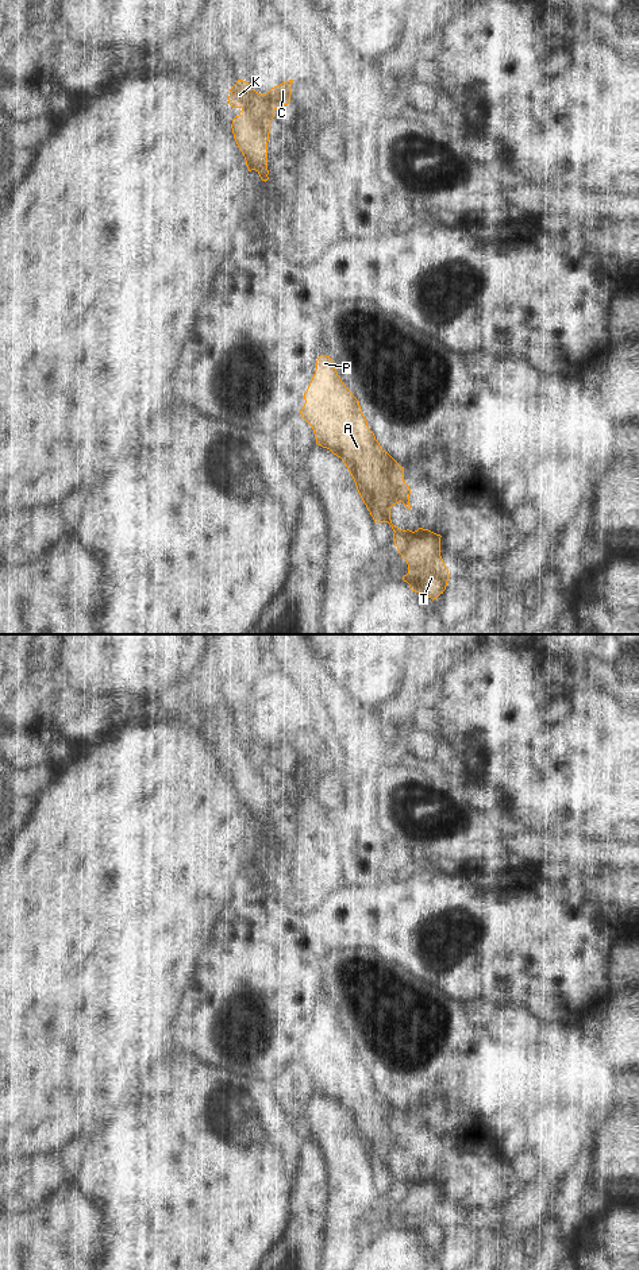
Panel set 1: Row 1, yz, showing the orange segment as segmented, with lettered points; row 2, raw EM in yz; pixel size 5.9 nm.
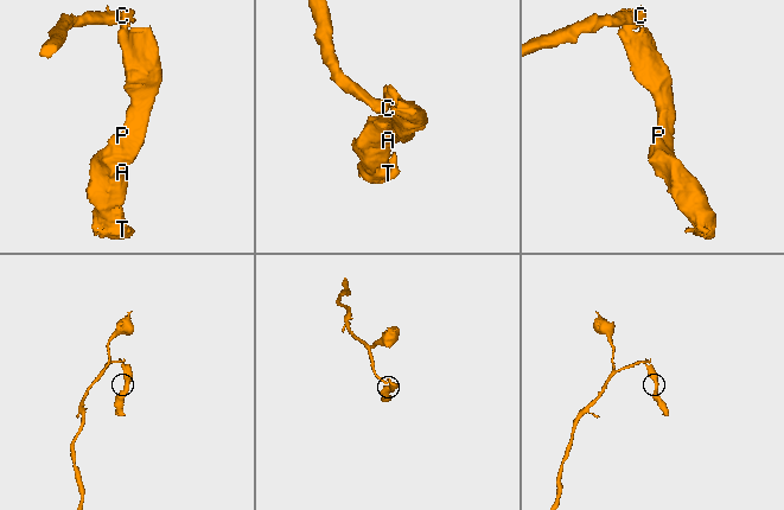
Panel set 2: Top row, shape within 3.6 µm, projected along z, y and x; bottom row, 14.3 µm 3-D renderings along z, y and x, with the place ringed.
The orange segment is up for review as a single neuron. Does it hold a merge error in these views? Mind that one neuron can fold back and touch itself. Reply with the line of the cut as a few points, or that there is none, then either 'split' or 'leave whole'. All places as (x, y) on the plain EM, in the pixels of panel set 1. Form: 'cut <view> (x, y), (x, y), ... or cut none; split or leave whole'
cut yz (265, 742), (273, 757); split

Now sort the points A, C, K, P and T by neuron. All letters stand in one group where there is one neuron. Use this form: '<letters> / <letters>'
A K P T / C

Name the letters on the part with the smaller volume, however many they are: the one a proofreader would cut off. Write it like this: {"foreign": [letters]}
{"foreign": ["A", "K", "P", "T"]}

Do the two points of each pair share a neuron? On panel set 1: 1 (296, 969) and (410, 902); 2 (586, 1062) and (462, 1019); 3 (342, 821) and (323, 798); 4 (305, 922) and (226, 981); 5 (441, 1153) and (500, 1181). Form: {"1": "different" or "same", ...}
{"1": "same", "2": "same", "3": "different", "4": "same", "5": "same"}

